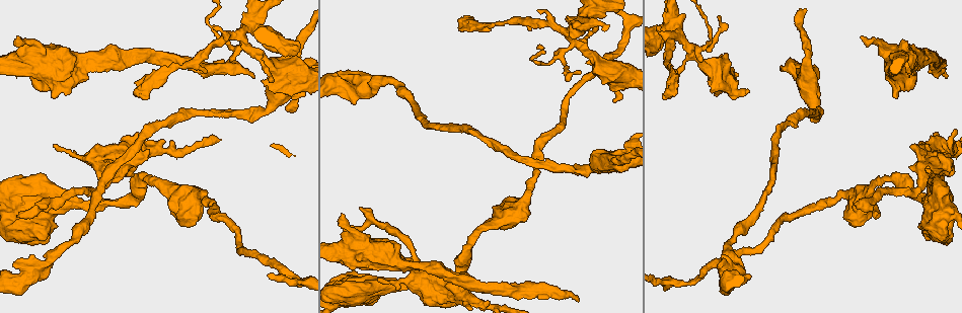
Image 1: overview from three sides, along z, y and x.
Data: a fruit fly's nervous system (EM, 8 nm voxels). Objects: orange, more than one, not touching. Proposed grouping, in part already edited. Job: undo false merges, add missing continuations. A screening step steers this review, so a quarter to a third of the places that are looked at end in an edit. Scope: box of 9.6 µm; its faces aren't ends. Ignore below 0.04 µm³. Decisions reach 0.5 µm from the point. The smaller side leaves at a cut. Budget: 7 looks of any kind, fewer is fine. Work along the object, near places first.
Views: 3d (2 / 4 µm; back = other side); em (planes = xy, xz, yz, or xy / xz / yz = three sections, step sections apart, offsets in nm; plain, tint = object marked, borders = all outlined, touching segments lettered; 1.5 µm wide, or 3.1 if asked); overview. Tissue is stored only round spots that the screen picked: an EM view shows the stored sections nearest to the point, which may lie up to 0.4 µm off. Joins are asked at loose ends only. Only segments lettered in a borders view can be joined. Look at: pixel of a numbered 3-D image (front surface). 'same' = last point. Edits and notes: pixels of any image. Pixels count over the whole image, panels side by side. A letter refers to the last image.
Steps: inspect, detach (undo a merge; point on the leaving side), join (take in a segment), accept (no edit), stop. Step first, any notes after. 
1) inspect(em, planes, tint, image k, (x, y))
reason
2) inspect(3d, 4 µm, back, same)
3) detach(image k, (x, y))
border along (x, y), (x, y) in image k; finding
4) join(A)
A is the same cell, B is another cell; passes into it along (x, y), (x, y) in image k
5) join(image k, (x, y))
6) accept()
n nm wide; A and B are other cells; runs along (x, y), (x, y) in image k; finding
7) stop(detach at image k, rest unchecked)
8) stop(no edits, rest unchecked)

inspect(3d, 2 µm, back, image 1, (36, 203))
branch stops here

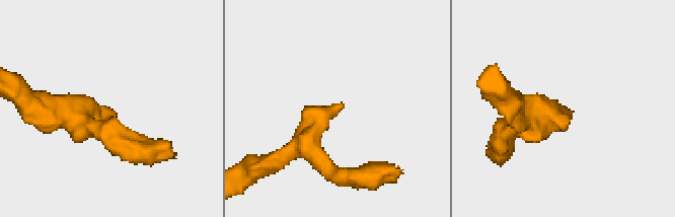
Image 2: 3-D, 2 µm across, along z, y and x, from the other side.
inspect(em, yz, step 4, tint, image 2, (338, 105))
need the tissue

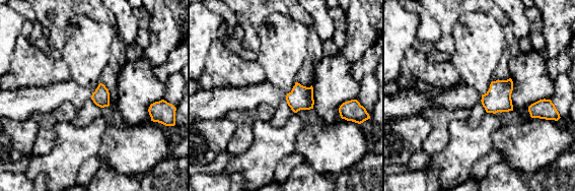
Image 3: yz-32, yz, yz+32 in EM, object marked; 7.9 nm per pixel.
inspect(em, planes, borders, same)
another direction

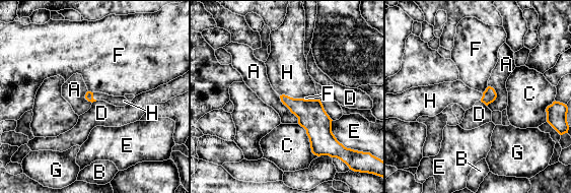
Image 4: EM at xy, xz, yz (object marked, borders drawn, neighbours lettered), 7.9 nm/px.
join(image 4, (287, 72))
H is the same cell, A, B, C, D, E, F and G are other cells; passes into it along (311, 116), (292, 98), (287, 72) in image 4; it goes on there

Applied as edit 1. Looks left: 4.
inspect(em, planes, borders, image 1, (16, 35))
branch stops here

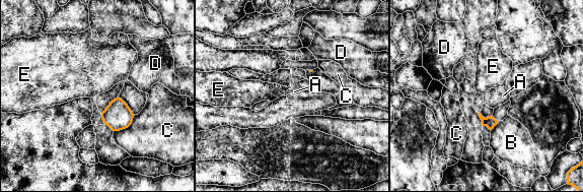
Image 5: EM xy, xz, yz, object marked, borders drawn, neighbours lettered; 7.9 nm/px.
accept()
A, B, C, D and E are other cells; no lettered segment goes on from it

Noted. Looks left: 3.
inspect(em, xy, step 4, tint, image 1, (577, 299))
long arm stops here

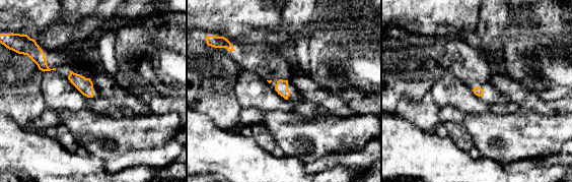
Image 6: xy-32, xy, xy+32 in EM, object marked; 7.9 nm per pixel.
inspect(em, planes, borders, same)

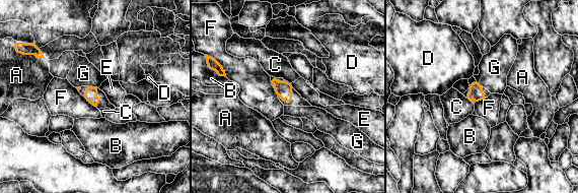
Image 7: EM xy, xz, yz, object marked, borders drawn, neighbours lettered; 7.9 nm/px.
join(image 7, (83, 73))
F touches over 80 nm; G is the same cell, A, B, C, D, E and F are other cells; it goes on there

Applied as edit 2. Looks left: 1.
stop(join at image 4, join at image 7, rest unchecked)

